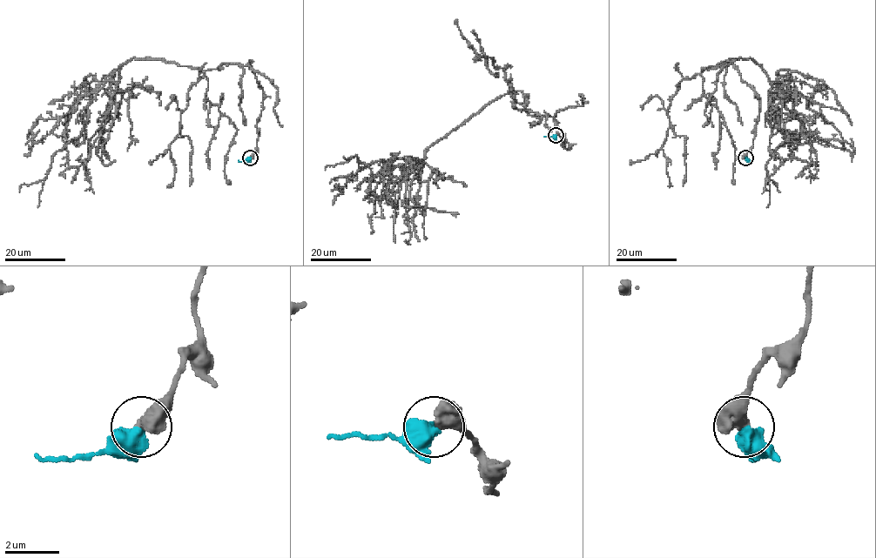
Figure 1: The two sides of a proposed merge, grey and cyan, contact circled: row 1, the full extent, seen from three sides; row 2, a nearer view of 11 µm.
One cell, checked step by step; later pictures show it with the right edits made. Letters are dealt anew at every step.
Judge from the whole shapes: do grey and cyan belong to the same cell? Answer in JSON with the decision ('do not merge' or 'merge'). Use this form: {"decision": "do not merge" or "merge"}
{"decision": "do not merge"}

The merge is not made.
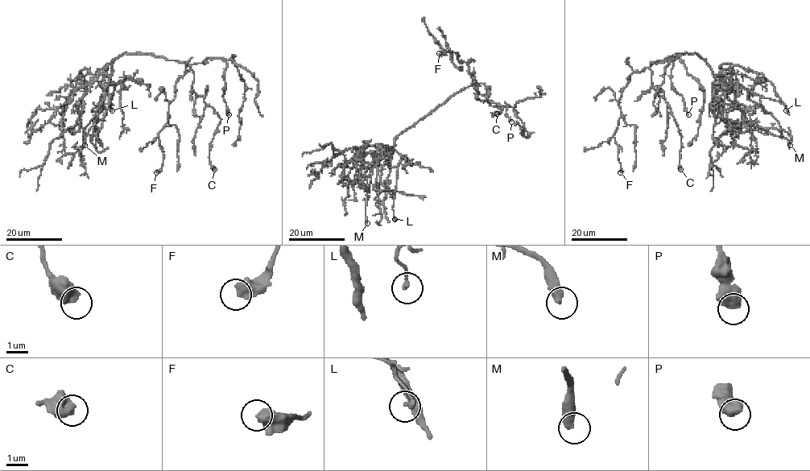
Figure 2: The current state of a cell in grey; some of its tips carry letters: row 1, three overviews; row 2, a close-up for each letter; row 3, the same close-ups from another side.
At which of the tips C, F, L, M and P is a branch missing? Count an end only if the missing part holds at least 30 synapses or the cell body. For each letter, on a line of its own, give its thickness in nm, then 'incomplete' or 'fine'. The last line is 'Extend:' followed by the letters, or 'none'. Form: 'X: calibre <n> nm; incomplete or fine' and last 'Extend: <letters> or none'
C: calibre 600 nm; fine
F: calibre 600 nm; fine
L: calibre 190 nm; fine
M: calibre 440 nm; incomplete
P: calibre 600 nm; fine
Extend: M

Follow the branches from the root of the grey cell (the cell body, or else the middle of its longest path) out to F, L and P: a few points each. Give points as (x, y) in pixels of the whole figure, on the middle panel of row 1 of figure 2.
F: (425, 117), (473, 83), (469, 65), (460, 62), (455, 52), (451, 54), (441, 47), (446, 52), (439, 53)
L: (425, 117), (402, 130), (392, 147), (401, 155), (392, 206), (394, 219)
P: (425, 117), (458, 92), (482, 84), (490, 105), (508, 105), (506, 115), (511, 121)

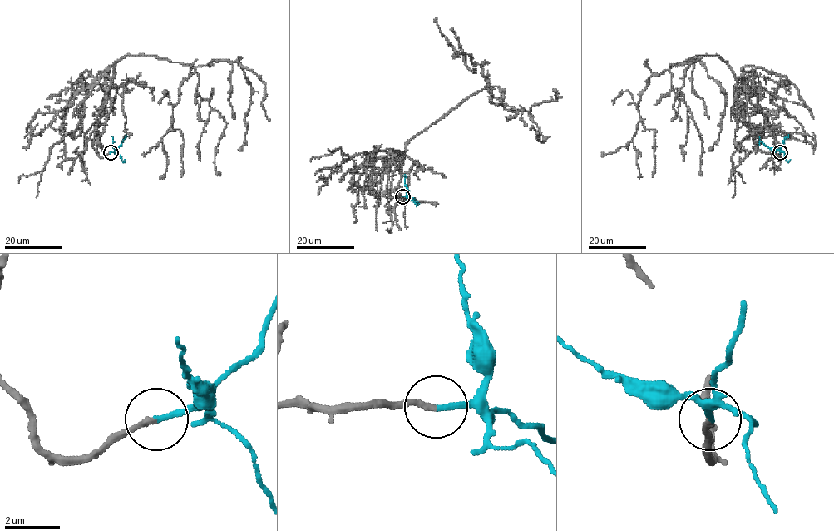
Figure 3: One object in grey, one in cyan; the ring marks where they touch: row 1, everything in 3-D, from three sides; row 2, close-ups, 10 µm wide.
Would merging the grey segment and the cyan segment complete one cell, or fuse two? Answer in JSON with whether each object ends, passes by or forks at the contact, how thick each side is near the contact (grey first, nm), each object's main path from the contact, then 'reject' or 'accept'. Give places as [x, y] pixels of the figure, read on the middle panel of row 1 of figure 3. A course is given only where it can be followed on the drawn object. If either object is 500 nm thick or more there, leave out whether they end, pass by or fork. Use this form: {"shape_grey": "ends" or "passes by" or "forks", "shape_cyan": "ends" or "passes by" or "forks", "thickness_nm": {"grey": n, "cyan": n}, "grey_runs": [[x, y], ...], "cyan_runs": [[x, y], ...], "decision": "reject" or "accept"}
{"shape_grey": "ends", "shape_cyan": "ends", "thickness_nm": {"grey": 190, "cyan": 200}, "grey_runs": [[402, 196], [385, 196], [388, 164], [484, 88], [496, 86], [505, 108], [527, 111], [542, 141], [531, 126]], "cyan_runs": [[402, 196], [407, 195], [403, 176]], "decision": "accept"}

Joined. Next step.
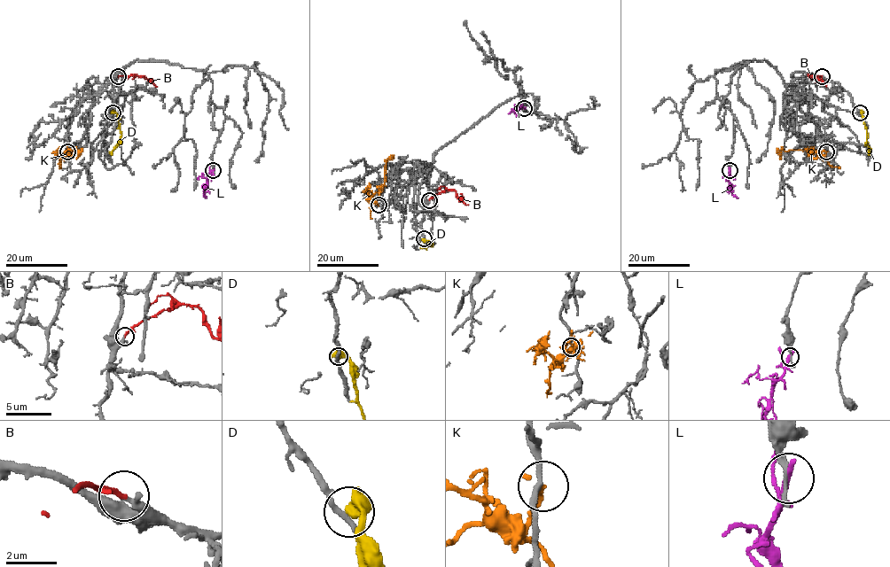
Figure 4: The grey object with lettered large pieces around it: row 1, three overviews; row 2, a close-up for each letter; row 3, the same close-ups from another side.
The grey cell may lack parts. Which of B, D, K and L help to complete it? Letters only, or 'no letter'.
B

